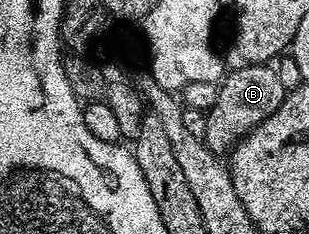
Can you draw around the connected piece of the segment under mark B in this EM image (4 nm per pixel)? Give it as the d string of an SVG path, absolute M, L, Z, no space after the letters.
M265 63L243 65L240 71L232 75L230 72L218 84L217 101L213 101L205 113L207 120L202 140L208 149L216 153L230 152L236 143L241 142L254 127L265 122L280 107L283 98L289 94L289 87L283 84L282 77L273 68Z

